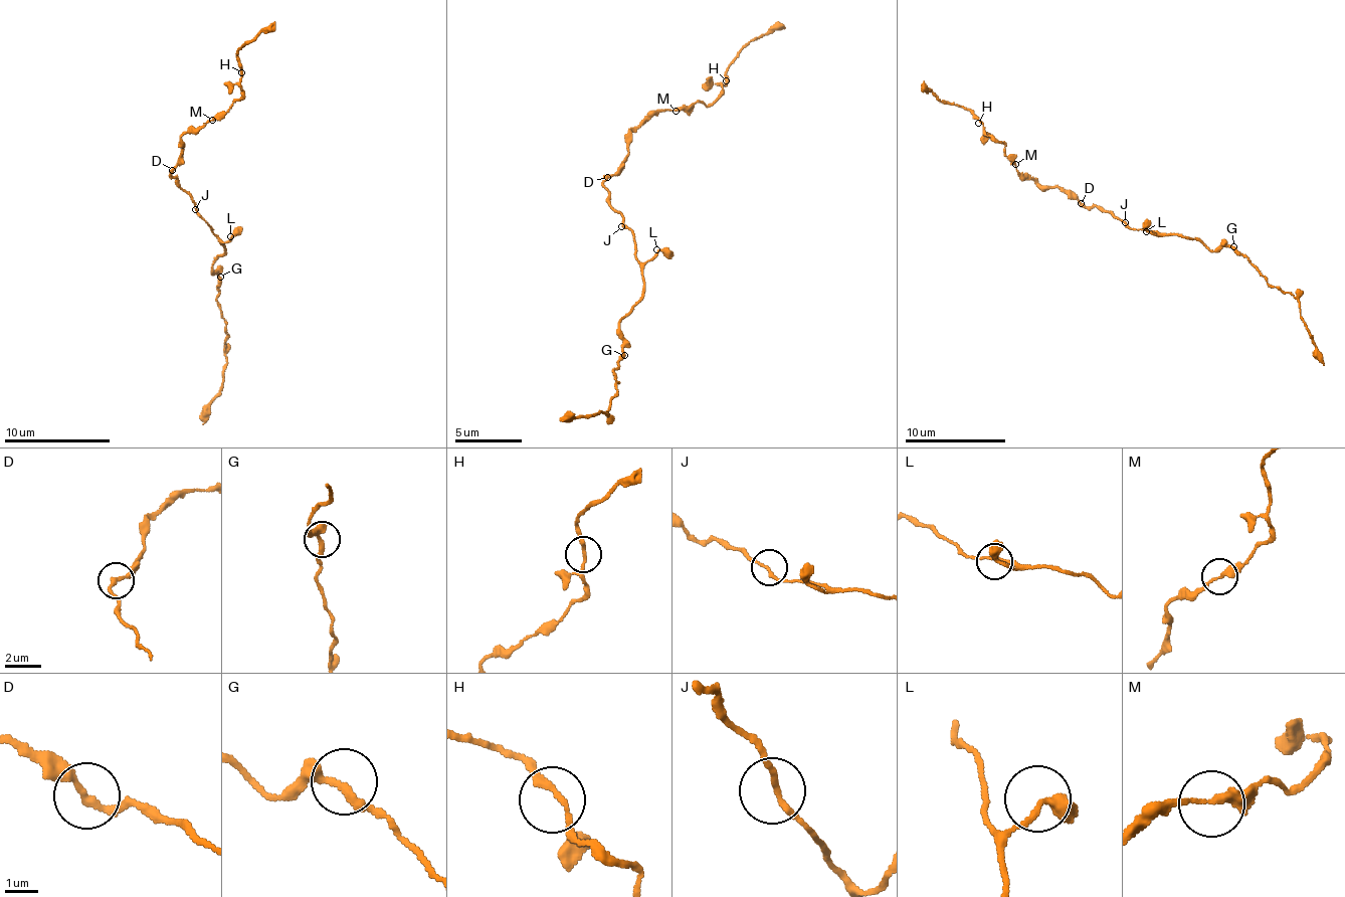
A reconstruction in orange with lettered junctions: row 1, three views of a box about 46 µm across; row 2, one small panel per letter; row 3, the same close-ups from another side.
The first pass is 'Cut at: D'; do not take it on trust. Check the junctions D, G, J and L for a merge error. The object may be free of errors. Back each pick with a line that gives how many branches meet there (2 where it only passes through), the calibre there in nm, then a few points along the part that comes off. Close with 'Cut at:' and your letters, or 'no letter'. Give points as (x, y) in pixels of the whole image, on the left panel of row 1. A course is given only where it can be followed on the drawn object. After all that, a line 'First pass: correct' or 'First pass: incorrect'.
Cut at: no letter
First pass: incorrect

